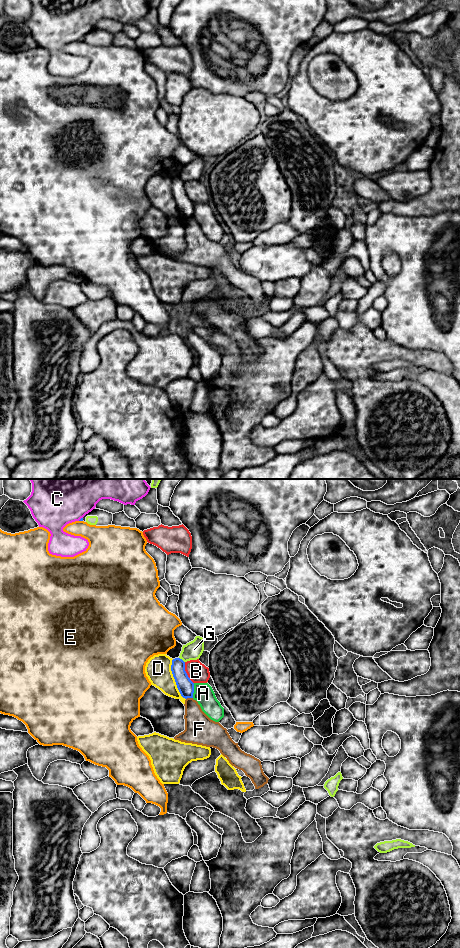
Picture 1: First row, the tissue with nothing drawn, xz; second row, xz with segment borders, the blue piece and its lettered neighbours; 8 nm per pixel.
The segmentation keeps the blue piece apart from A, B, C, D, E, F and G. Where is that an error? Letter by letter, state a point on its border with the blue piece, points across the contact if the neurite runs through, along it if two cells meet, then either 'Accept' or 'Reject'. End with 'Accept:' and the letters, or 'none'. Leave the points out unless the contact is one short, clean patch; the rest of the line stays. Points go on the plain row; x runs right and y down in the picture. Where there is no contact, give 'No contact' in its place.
A: Touches blue at xz (193, 210). Reject
B: Touches blue at xz (186, 193). Reject
C: Touches blue at xz (81, 38). Reject
D: Touches blue at xz (174, 198). Reject
E: Touches blue at xz (81, 40). Reject
F: Touches blue at xz (189, 217). Boundary: xz (192, 217), (186, 219). Reject
G: Touches blue at xz (182, 180). Reject
Accept: none

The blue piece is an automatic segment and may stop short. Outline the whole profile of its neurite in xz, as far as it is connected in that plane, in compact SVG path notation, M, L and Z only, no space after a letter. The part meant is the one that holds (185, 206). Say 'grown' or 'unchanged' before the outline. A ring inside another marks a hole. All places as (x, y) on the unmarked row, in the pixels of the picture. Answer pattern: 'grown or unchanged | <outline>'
unchanged | M180 178L173 179L171 191L181 216L185 219L193 218L194 203L185 191L185 182Z

